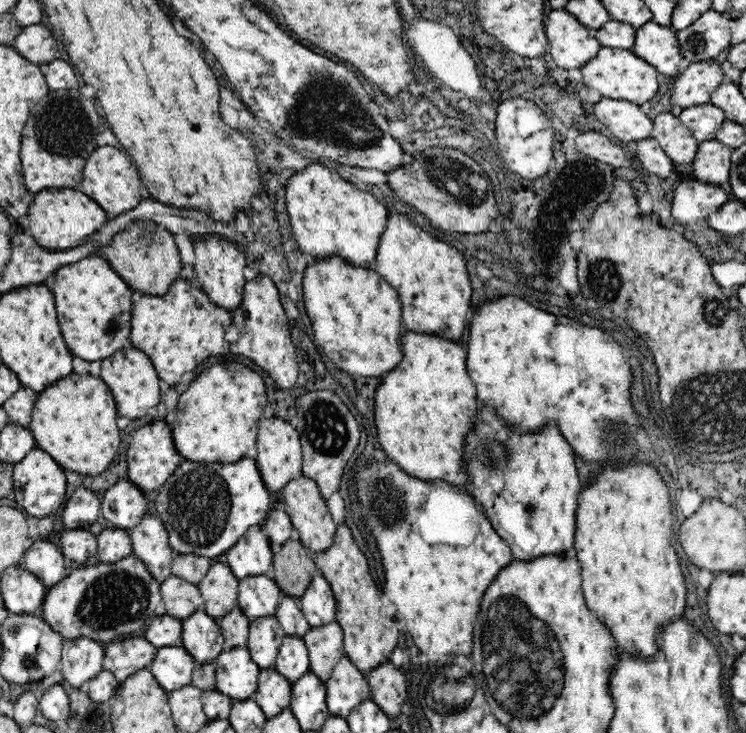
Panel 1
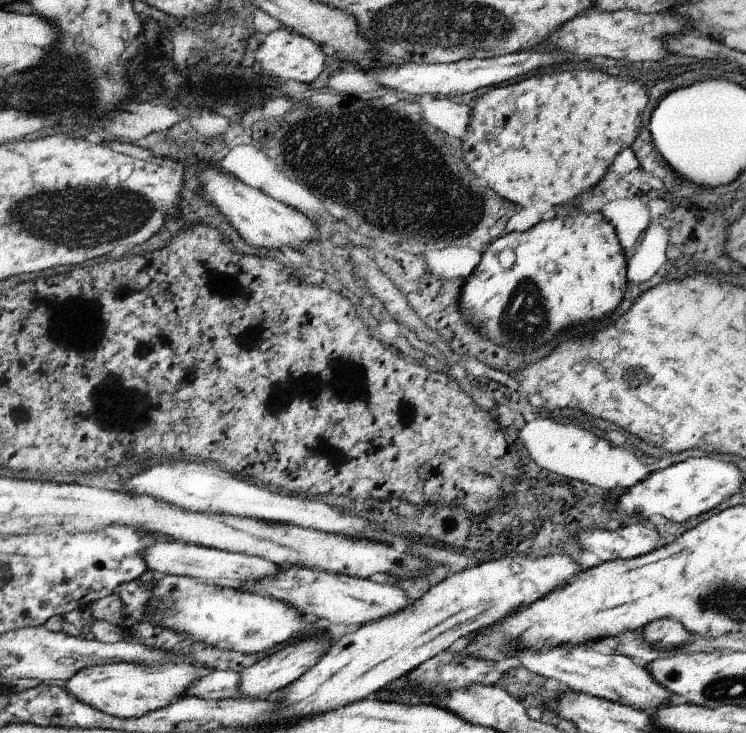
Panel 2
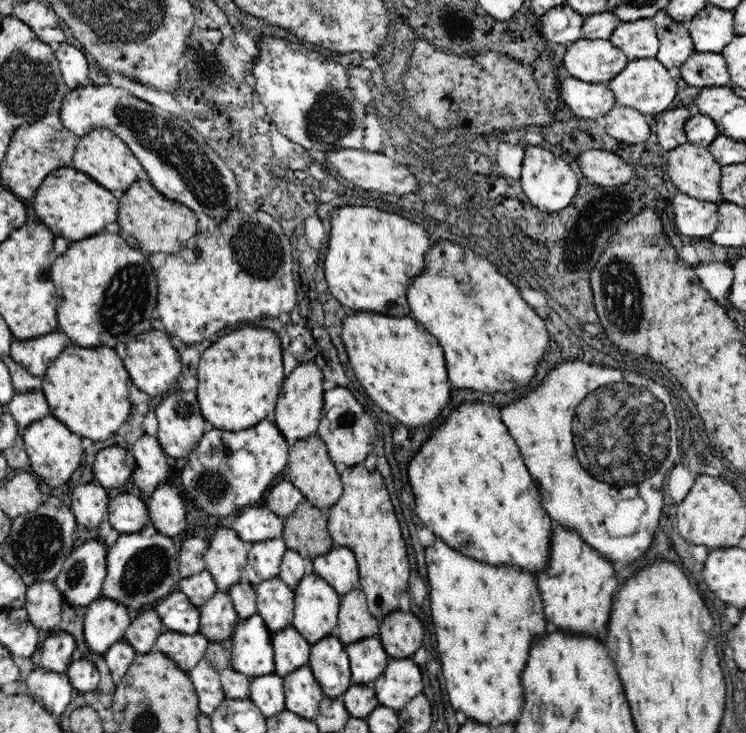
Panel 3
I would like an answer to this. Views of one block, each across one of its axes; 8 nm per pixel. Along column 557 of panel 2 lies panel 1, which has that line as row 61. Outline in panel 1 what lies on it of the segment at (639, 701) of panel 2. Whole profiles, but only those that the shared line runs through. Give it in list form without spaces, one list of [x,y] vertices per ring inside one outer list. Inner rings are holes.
[[[653,20],[652,22],[642,24],[640,28],[636,29],[633,53],[638,58],[651,64],[660,74],[676,78],[681,73],[680,62],[684,60],[684,55],[680,50],[678,37],[676,37],[675,30],[670,26],[662,26]]]

